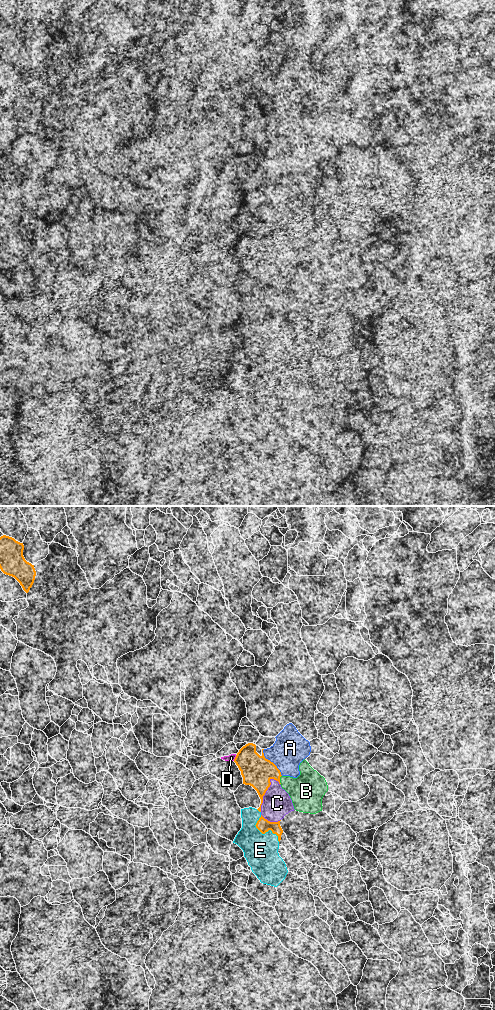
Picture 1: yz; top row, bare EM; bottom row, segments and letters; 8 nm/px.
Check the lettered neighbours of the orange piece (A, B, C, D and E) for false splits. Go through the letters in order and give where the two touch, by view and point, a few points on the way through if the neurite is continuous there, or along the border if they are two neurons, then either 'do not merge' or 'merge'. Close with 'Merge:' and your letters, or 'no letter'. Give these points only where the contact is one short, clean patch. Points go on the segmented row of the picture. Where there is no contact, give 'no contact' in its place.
A: contact yz (270, 761); do not merge
B: contact yz (279, 780); do not merge
C: contact yz (264, 794); do not merge
D: contact yz (235, 758); do not merge
E: contact yz (263, 833); do not merge
Merge: no letter

